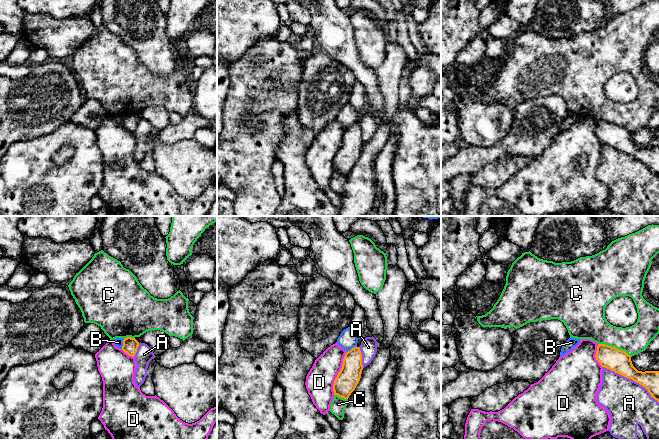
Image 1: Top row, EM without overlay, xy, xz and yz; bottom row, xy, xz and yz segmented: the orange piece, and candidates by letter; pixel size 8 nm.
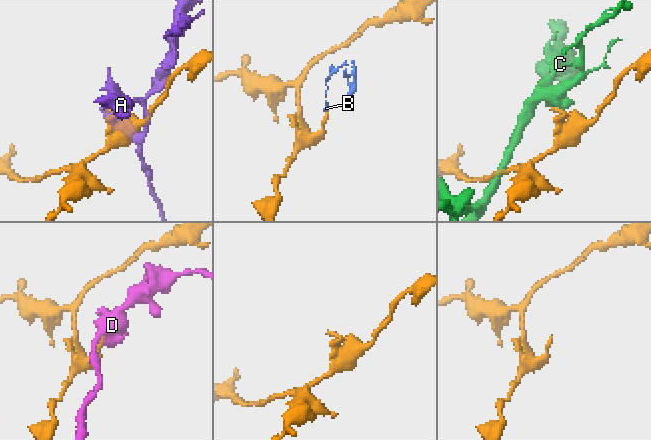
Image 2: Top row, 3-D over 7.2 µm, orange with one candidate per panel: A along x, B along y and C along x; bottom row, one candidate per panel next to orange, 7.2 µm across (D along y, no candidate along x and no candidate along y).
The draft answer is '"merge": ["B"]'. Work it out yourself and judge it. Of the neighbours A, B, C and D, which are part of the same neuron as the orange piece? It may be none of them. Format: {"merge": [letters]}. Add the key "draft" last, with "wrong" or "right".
{"merge": [], "draft": "wrong"}

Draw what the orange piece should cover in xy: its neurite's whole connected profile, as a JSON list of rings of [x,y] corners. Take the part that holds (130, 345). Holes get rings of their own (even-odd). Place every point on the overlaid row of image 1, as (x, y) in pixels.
[[[127,337],[123,340],[122,350],[129,356],[134,357],[139,346],[139,342],[135,338]]]

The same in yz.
[[[598,344],[595,357],[602,367],[645,387],[651,397],[659,402],[659,371],[638,371],[633,366],[630,355],[605,344]]]

